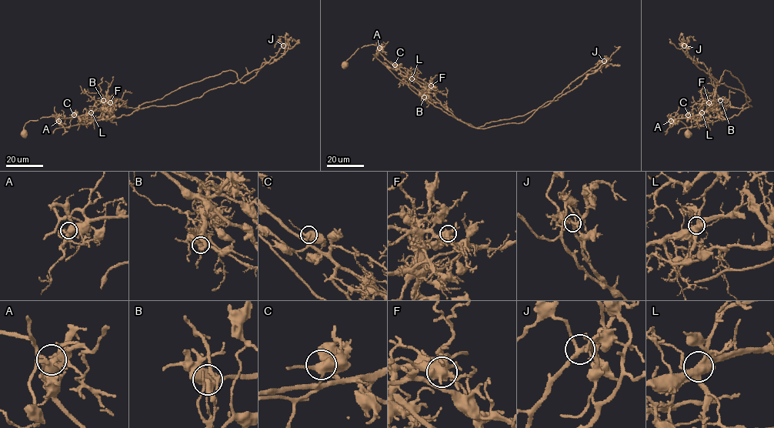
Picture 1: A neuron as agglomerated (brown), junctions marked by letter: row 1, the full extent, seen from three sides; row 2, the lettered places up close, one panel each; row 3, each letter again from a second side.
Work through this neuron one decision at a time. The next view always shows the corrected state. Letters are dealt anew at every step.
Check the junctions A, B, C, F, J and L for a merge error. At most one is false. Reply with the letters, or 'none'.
L

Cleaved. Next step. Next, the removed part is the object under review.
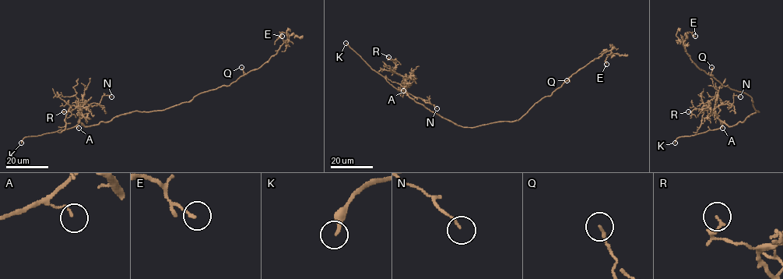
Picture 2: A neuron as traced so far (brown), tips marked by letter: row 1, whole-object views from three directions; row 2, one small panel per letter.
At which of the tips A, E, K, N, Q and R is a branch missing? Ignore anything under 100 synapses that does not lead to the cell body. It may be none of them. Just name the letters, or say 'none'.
K

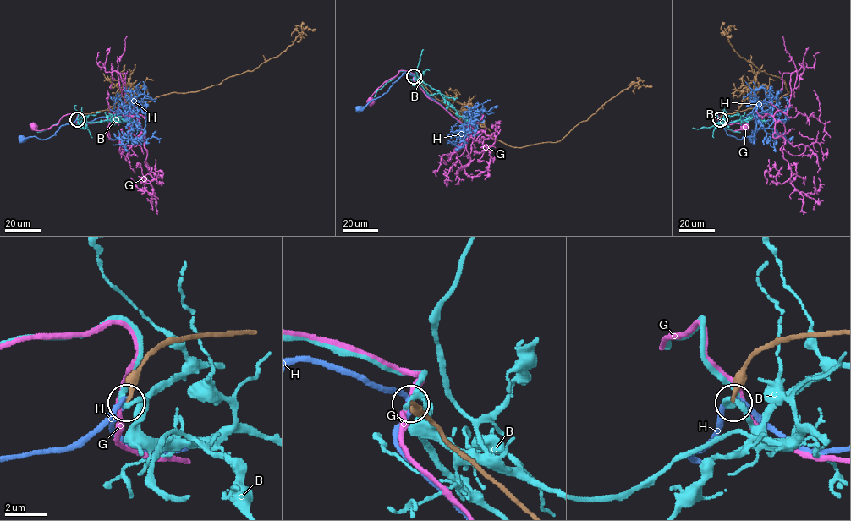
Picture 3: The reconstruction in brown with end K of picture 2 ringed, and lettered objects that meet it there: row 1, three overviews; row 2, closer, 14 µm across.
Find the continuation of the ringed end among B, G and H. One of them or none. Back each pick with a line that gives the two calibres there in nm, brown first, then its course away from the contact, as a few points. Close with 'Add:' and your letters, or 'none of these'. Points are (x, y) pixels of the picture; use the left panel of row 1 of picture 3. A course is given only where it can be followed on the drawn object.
Add: none of these

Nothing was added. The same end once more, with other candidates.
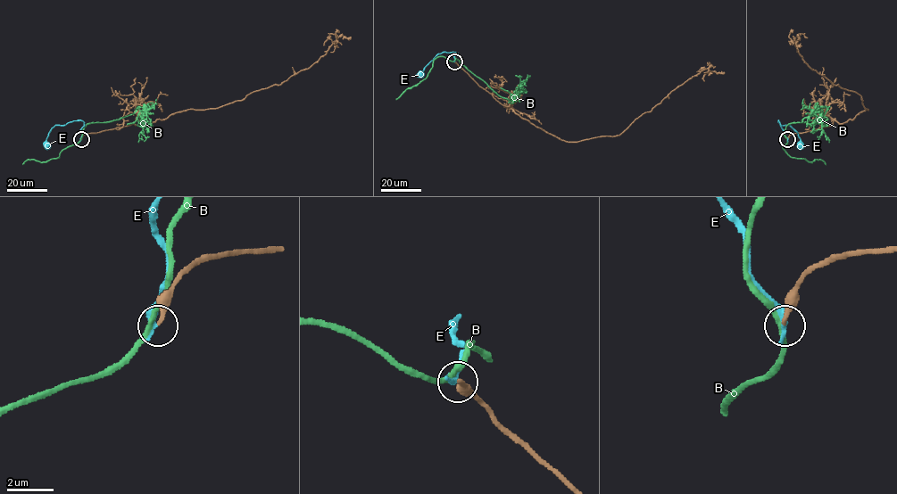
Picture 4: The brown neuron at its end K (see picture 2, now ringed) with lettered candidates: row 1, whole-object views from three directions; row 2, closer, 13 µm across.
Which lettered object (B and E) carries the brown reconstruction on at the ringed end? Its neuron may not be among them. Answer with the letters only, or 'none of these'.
E

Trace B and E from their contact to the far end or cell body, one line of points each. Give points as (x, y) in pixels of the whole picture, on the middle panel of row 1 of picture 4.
B: (454, 61), (456, 58), (501, 96), (510, 101), (519, 94), (516, 94), (511, 102)
E: (454, 61), (457, 53), (443, 52), (421, 73)

